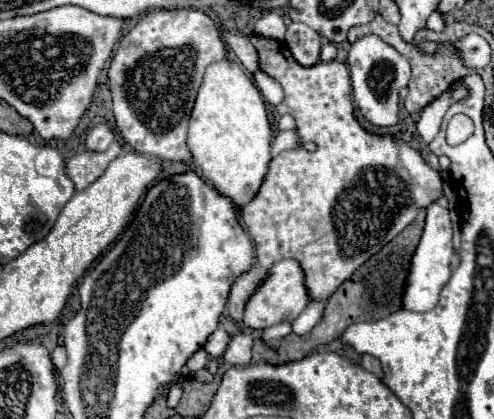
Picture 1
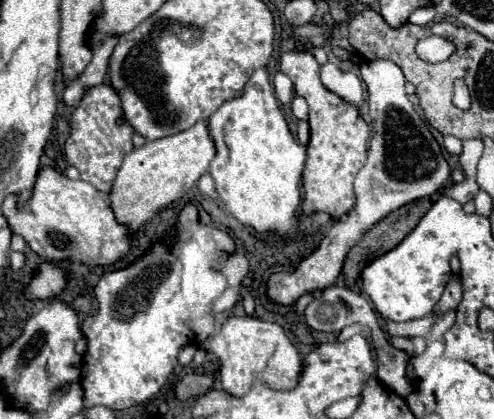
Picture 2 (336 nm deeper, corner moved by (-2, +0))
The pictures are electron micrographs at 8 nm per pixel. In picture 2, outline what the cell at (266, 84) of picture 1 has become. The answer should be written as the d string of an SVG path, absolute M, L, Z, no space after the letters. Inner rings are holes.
M278 71L274 75L274 91L276 91L276 97L286 105L286 103L292 103L292 97L294 97L294 85L290 81L288 75L284 75L282 71Z

